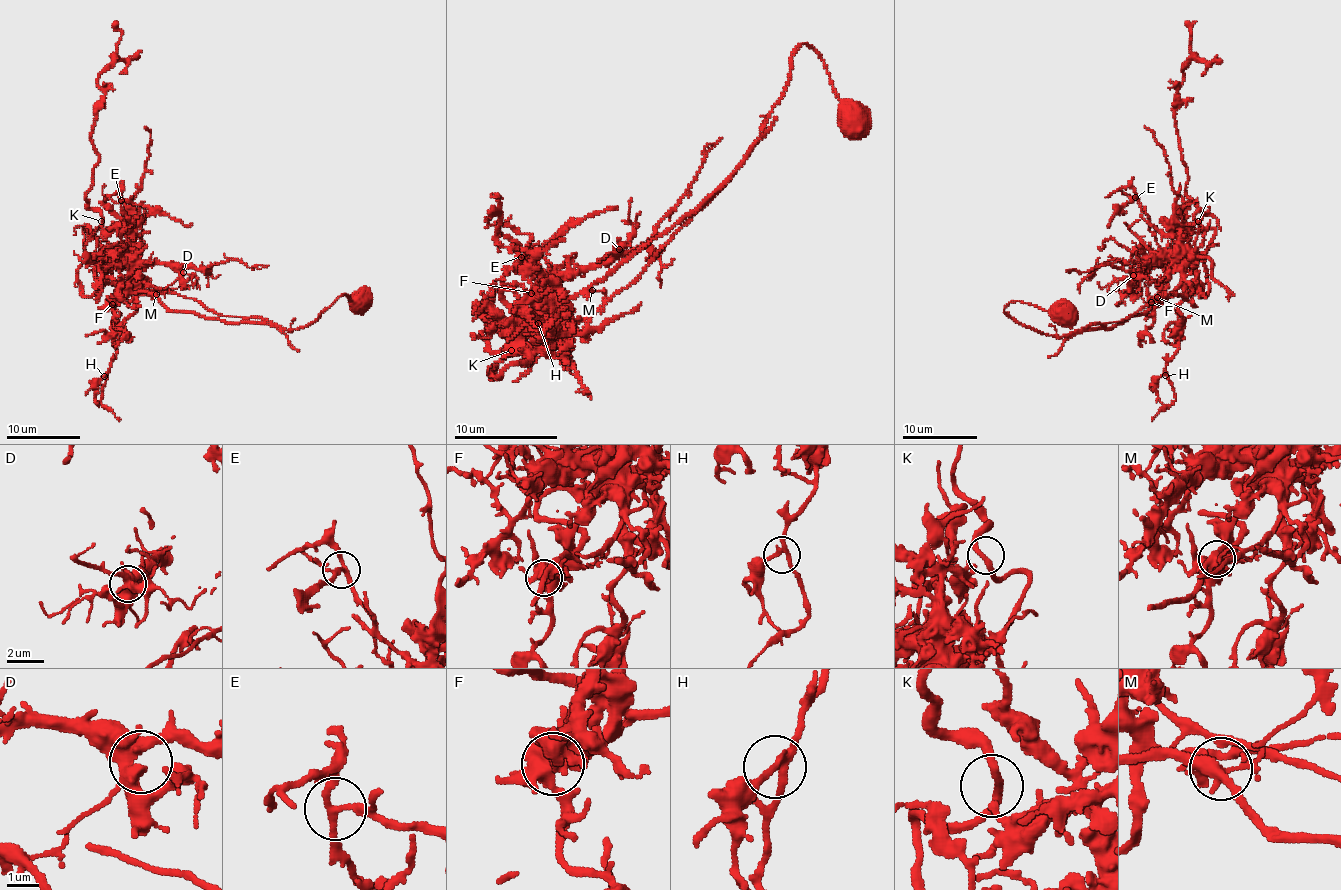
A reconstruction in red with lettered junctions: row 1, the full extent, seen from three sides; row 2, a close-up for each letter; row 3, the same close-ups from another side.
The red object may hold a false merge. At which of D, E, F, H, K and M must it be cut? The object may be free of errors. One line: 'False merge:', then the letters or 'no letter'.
False merge: M

